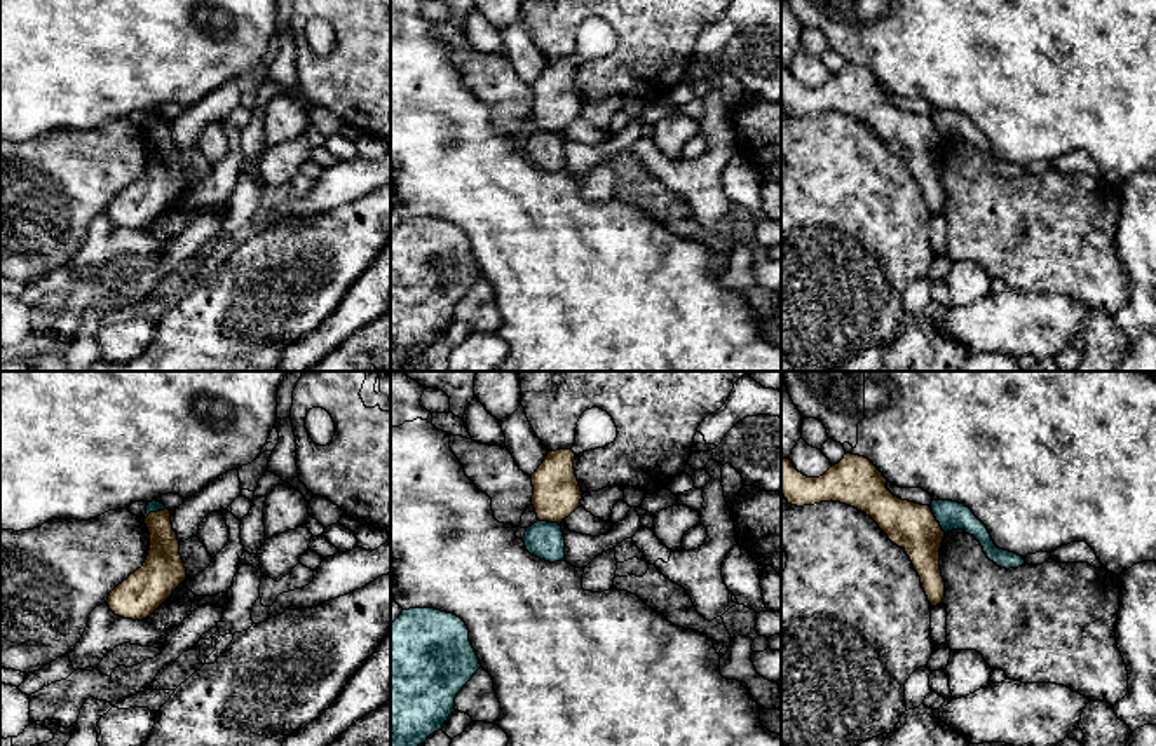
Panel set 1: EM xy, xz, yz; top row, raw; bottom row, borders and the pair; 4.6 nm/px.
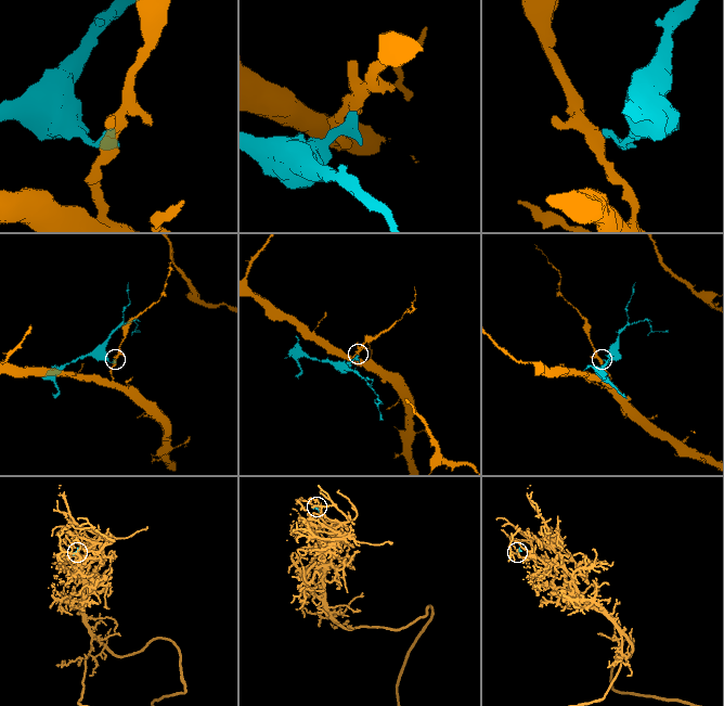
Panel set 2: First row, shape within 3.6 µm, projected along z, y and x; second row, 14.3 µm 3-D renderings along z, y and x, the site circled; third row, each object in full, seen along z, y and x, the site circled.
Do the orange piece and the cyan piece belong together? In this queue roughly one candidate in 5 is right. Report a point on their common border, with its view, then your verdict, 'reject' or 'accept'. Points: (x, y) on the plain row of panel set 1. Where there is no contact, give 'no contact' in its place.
yz (935, 129) | reject

